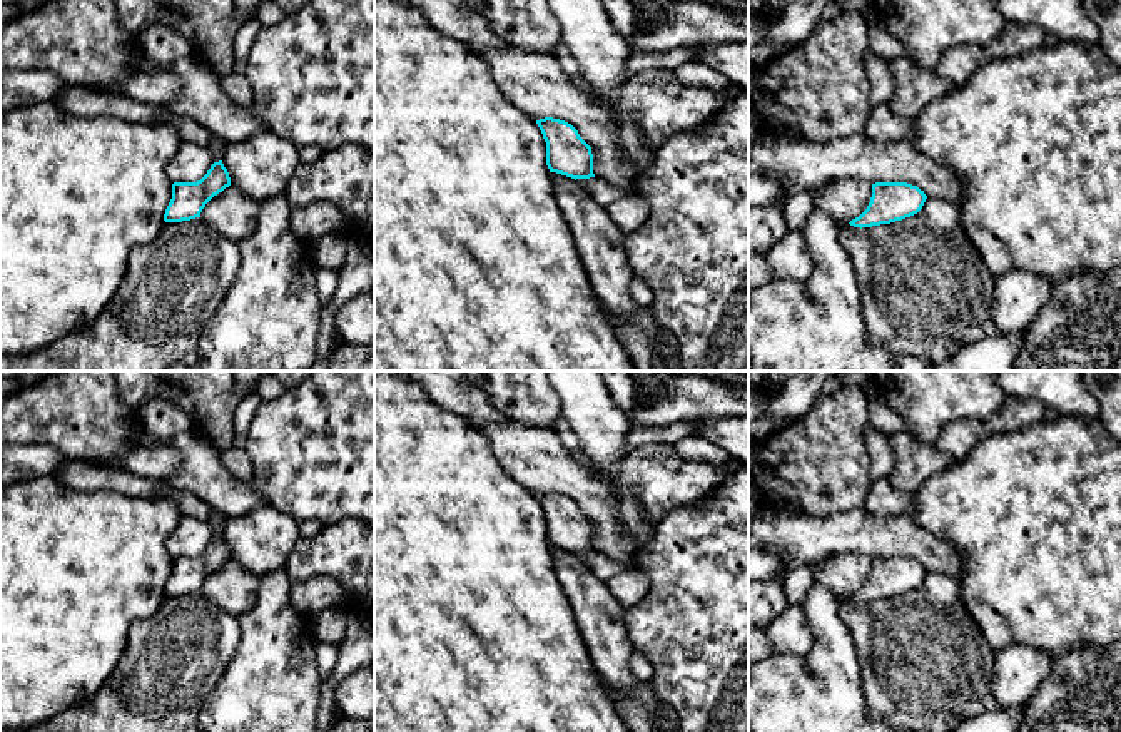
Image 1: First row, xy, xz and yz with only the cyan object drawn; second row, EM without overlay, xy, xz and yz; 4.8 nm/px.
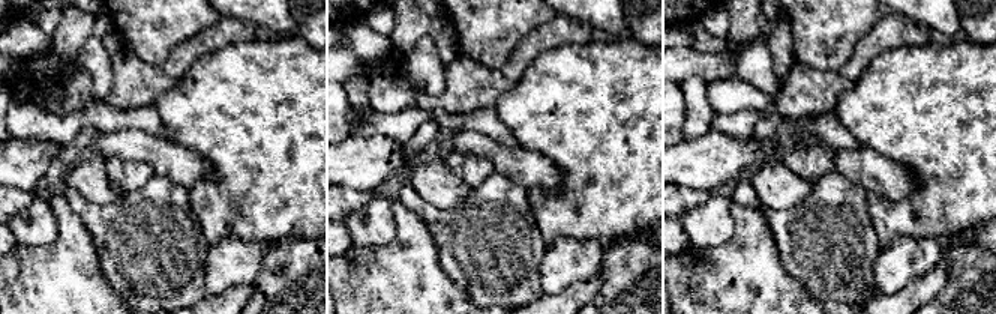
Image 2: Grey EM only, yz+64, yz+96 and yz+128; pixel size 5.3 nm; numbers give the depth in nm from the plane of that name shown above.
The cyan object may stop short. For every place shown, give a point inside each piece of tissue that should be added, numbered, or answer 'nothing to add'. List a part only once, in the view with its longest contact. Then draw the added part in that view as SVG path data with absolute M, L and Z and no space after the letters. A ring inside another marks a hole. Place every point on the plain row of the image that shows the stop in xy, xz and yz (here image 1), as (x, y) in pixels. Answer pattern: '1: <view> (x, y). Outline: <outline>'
nothing to add

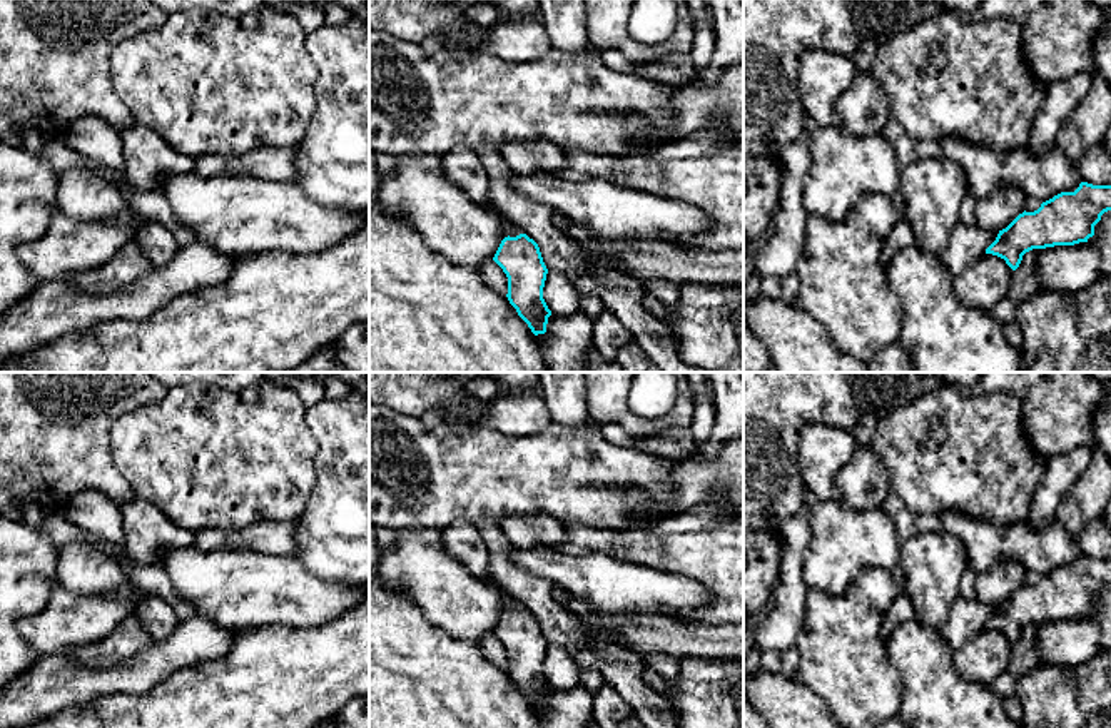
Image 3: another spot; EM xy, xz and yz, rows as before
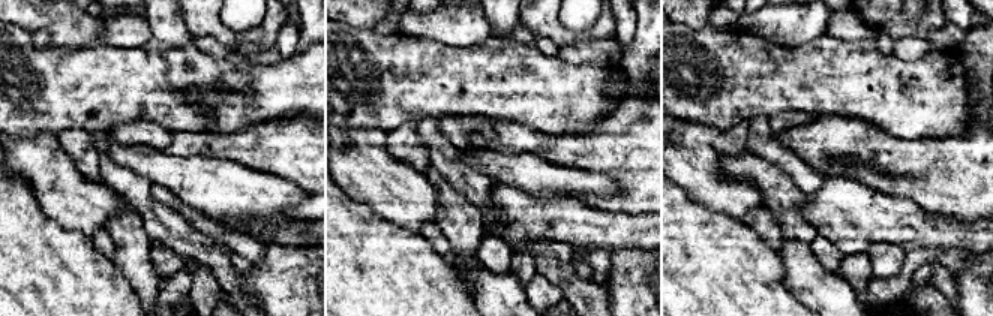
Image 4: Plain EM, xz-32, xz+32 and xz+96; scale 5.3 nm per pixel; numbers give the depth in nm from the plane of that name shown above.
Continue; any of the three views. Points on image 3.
1: xz (510, 603). Outline: M496 586L496 588L498 588L500 593L501 593L501 601L503 601L503 606L505 606L506 611L508 611L508 609L510 609L510 611L516 611L516 609L523 608L518 599L515 599L515 598L510 596L508 593L505 593L500 586Z

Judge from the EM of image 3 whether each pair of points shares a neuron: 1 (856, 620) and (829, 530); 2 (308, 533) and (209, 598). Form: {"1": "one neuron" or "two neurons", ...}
{"1": "two neurons", "2": "two neurons"}

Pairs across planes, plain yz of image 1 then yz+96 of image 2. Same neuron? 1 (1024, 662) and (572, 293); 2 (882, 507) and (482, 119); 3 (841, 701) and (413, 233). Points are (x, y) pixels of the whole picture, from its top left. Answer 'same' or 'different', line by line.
1: different
2: same
3: same

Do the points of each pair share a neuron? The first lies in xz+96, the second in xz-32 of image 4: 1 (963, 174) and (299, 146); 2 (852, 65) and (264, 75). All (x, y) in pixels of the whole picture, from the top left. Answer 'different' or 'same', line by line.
1: same
2: different

